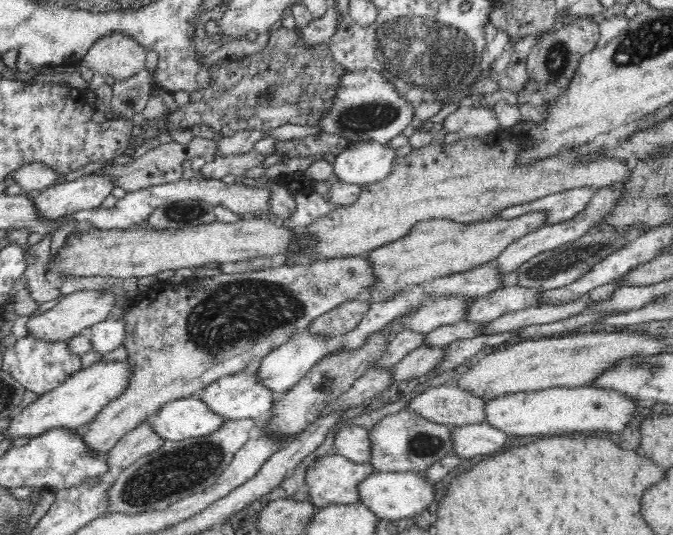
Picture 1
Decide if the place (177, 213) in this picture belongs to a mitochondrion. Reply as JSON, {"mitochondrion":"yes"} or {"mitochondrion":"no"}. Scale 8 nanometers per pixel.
{"mitochondrion":"yes"}

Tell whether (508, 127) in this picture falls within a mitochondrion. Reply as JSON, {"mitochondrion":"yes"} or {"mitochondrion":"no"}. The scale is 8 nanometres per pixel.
{"mitochondrion":"no"}

